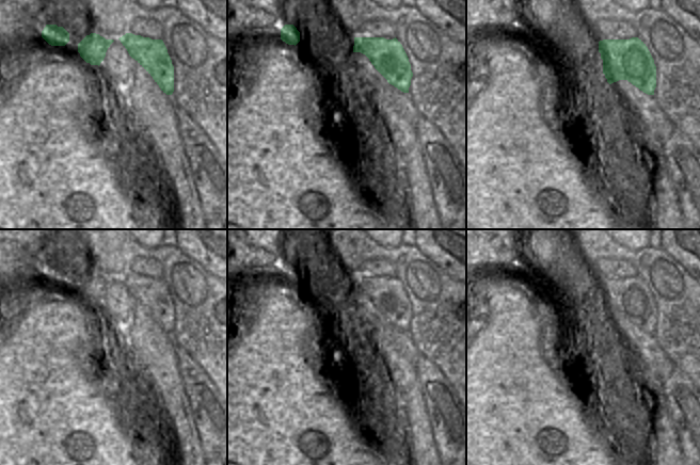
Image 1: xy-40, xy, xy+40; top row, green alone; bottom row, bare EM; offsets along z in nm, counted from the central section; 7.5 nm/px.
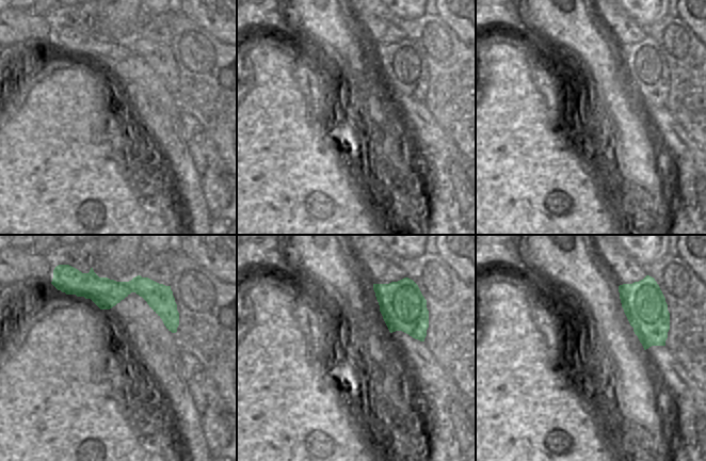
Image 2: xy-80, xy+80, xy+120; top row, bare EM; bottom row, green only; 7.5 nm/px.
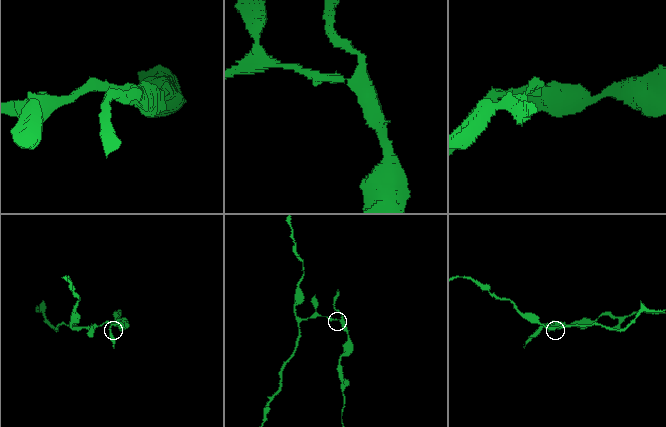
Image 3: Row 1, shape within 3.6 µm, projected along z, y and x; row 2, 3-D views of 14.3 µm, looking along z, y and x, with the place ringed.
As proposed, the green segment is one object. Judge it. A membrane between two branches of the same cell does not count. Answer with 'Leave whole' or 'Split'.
Split

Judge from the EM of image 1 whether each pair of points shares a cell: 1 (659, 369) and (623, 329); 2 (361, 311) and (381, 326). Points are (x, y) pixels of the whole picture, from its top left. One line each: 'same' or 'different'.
1: same
2: same

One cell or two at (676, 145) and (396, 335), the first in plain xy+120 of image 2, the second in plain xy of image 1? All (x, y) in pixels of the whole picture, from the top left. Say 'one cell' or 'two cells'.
one cell

